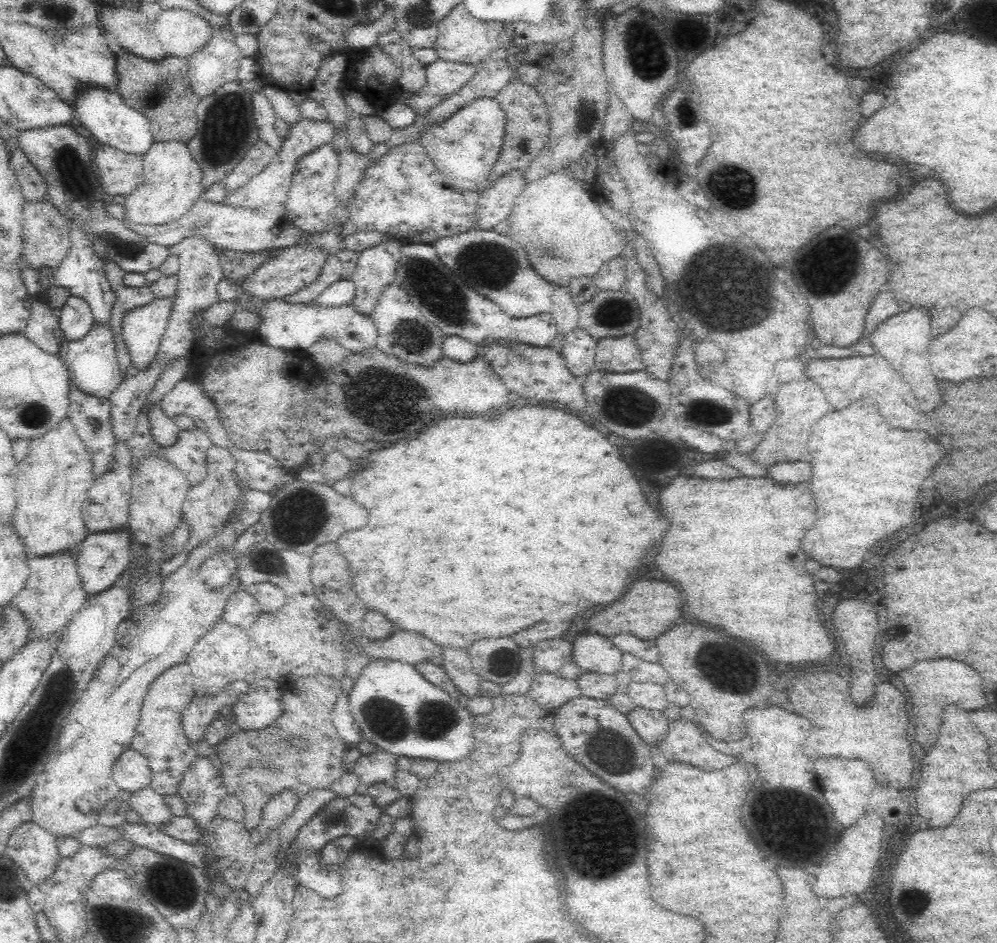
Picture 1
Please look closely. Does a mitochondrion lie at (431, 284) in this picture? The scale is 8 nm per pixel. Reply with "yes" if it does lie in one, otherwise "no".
yes

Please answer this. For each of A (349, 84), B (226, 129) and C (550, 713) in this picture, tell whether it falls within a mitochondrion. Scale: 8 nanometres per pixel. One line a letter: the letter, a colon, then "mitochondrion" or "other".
A: other
B: mitochondrion
C: other

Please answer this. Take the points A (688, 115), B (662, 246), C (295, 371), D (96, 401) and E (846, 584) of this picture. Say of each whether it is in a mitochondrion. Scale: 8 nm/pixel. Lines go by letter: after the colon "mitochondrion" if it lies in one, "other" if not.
A: mitochondrion
B: other
C: other
D: other
E: other

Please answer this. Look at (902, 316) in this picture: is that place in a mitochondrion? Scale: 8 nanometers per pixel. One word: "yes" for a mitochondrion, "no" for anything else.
no

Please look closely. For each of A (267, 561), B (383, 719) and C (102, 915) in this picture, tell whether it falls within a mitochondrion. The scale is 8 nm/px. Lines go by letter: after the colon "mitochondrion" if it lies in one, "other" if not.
A: mitochondrion
B: mitochondrion
C: mitochondrion

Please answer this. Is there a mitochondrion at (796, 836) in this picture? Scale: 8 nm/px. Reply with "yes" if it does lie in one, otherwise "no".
yes

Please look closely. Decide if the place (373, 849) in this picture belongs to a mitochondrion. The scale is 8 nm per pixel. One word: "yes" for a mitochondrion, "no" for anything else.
no

